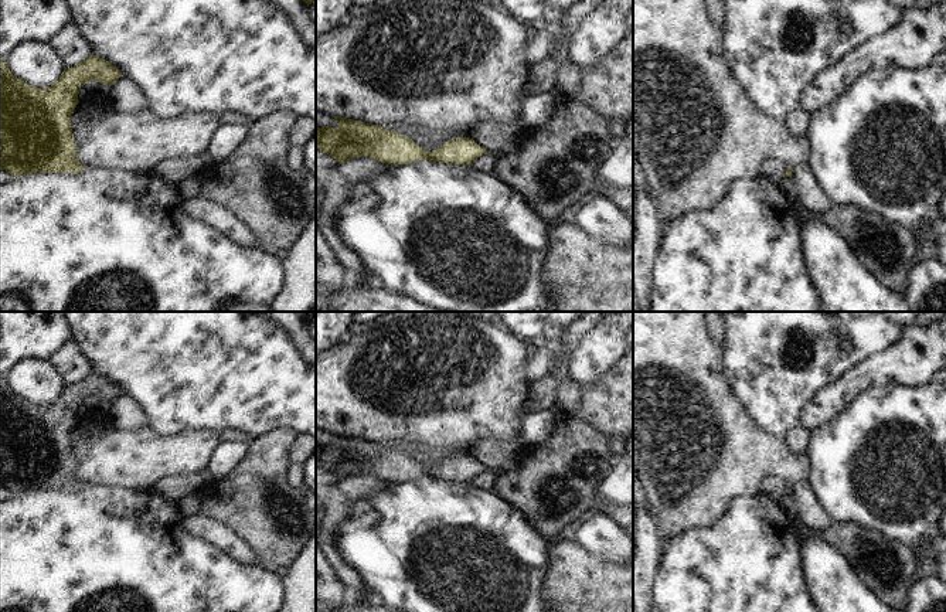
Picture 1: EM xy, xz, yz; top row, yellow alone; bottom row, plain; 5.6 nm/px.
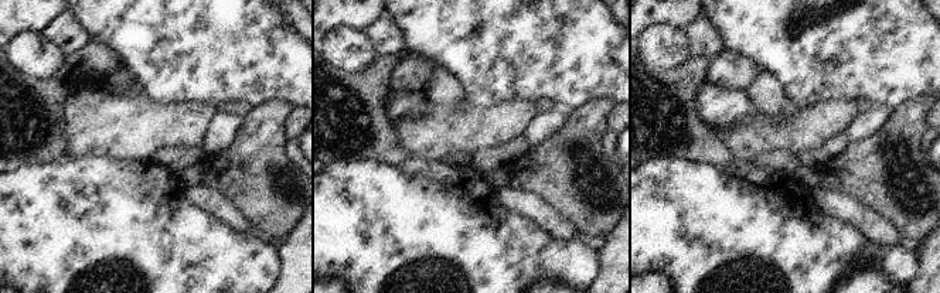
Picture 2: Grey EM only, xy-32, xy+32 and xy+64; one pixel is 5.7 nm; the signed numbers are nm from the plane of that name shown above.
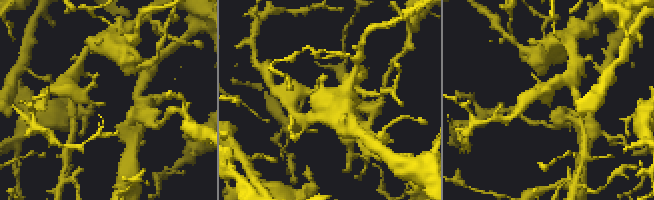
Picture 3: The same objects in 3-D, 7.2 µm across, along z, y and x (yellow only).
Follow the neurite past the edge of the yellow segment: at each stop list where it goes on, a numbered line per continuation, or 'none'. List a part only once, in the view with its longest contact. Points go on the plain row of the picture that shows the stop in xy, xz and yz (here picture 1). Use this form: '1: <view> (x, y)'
none

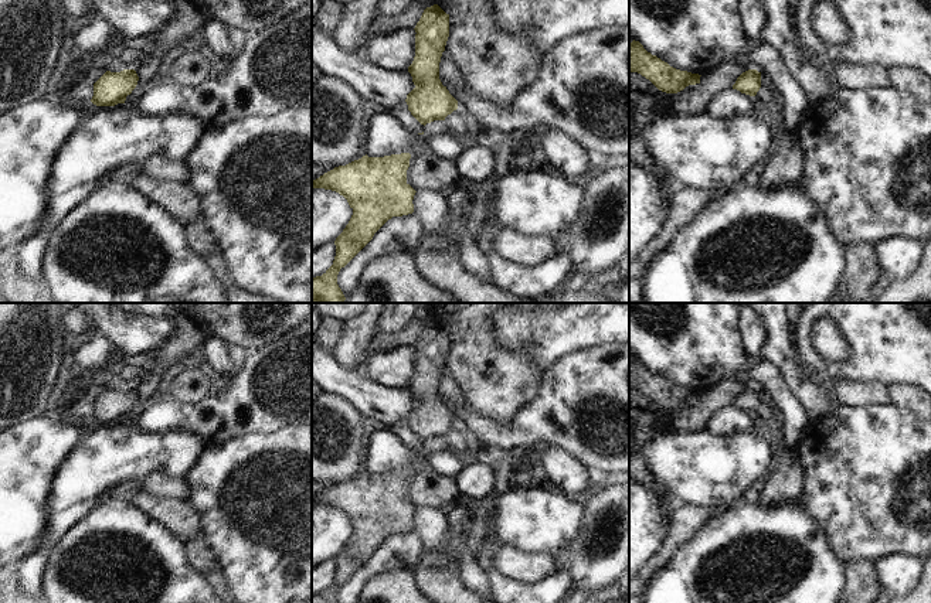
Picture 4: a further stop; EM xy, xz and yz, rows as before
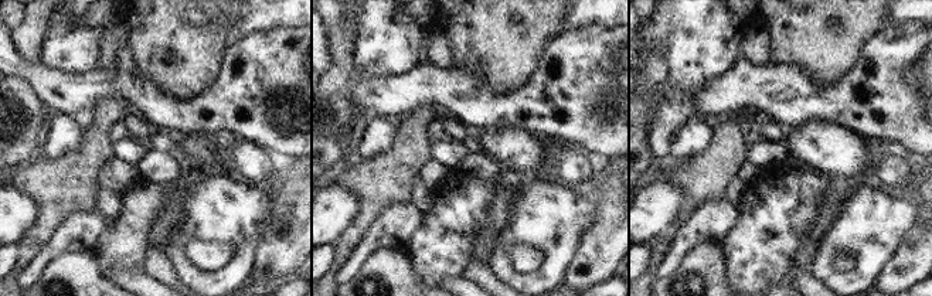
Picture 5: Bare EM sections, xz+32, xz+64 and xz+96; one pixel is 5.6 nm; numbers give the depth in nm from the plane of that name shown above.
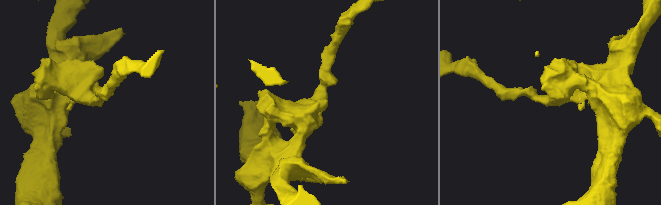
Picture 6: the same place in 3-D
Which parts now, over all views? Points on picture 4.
none

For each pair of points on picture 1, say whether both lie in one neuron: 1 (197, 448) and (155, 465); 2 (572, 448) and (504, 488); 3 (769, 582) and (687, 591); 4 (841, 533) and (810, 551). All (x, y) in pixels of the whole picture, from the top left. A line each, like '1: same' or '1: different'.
1: same
2: same
3: same
4: different

